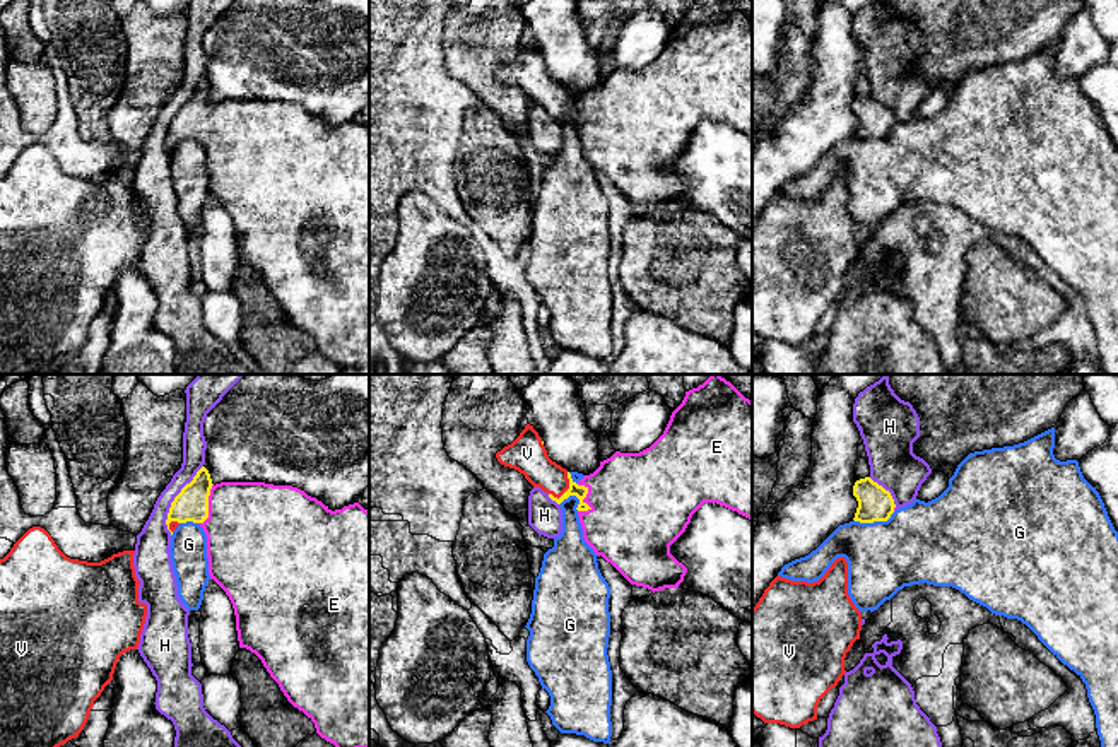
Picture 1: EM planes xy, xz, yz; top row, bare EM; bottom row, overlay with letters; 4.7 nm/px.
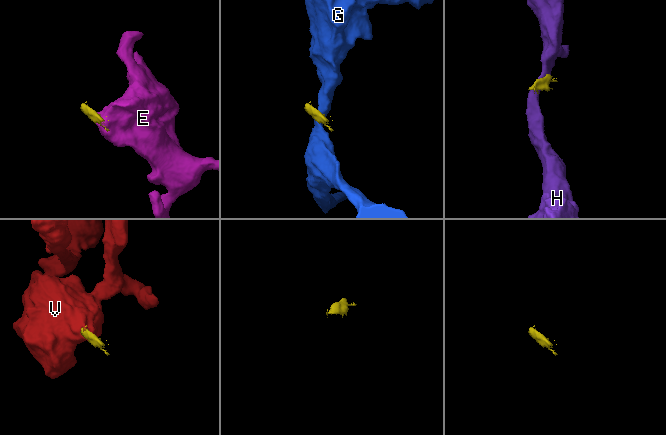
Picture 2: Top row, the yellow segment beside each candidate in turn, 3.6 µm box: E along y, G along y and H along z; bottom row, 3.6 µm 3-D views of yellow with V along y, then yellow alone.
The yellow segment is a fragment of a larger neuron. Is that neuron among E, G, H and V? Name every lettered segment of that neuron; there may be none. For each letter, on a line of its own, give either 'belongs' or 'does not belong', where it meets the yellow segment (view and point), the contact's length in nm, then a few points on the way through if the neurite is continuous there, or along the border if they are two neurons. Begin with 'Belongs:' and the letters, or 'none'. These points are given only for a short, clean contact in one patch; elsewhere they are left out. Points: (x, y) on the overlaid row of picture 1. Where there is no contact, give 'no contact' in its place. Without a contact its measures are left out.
Belongs: E, V
E: belongs; contact xz (585, 496); length 140 nm; way xz (580, 491), (585, 496), (638, 501)
G: does not belong; contact yz (874, 520); length 200 nm; border yz (894, 511), (886, 520), (853, 520)
H: does not belong; contact xy (173, 501); length 360 nm; border xy (202, 465), (171, 503), (166, 520), (166, 529), (171, 535)
V: belongs; contact xz (570, 486); length 140 nm; way xz (580, 491), (570, 486), (561, 486), (527, 455)

